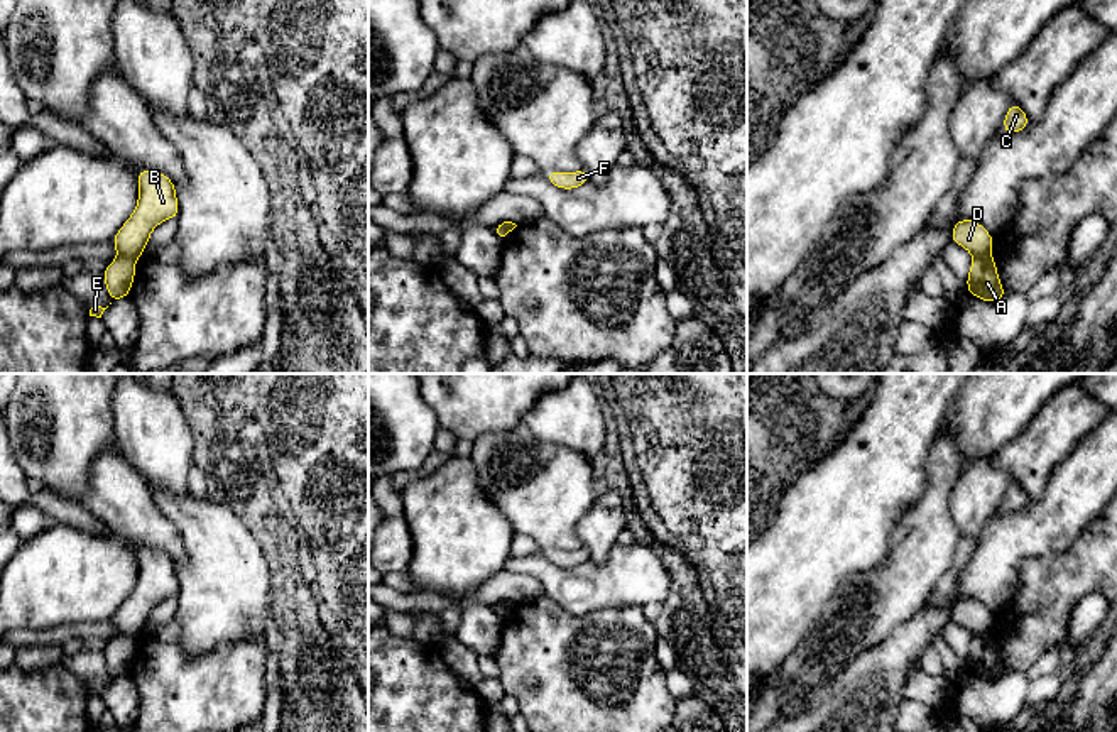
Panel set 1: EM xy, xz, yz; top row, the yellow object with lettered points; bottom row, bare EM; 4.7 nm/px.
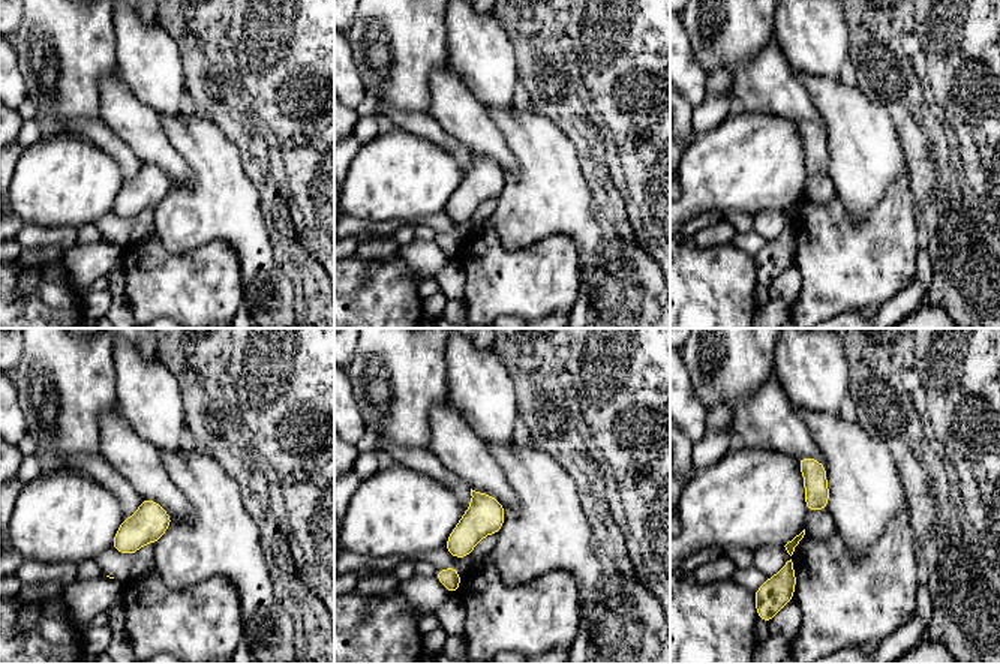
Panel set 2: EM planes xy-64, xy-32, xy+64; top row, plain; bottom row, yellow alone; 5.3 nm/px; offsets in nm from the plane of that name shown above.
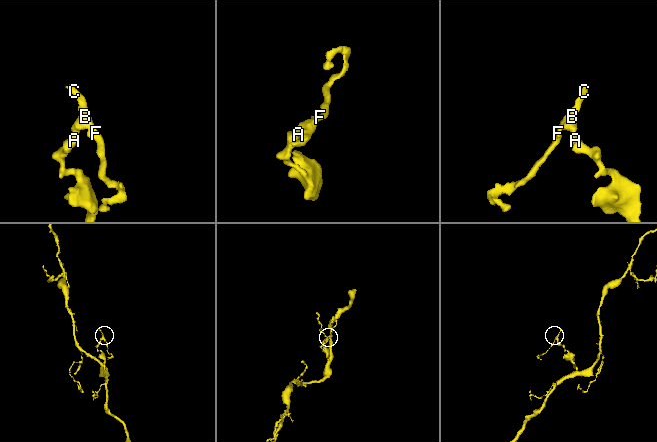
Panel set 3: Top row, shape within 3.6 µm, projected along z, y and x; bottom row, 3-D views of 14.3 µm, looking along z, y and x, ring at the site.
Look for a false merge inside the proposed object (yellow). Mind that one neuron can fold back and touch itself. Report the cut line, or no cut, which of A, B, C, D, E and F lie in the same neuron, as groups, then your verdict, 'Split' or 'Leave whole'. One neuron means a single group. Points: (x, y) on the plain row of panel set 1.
Split along yz (989, 631), (974, 636). Groups: A E / B C D F. Split

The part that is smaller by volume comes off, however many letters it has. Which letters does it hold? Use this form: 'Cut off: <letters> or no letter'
Cut off: B, C, D, F

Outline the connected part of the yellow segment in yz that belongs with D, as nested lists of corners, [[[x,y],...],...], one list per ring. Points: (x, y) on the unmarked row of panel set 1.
[[[958,598],[951,607],[951,620],[967,627],[973,636],[990,632],[994,615],[975,598]]]

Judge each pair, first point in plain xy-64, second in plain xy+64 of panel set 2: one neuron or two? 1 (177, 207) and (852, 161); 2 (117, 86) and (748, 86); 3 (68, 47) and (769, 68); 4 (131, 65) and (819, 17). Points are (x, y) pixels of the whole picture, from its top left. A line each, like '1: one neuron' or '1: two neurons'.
1: one neuron
2: one neuron
3: two neurons
4: one neuron

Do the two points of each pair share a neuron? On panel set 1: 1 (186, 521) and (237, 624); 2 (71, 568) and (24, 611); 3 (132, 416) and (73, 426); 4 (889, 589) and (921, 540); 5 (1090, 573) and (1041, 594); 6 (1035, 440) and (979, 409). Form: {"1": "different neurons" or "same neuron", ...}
{"1": "same neuron", "2": "same neuron", "3": "different neurons", "4": "same neuron", "5": "same neuron", "6": "different neurons"}

